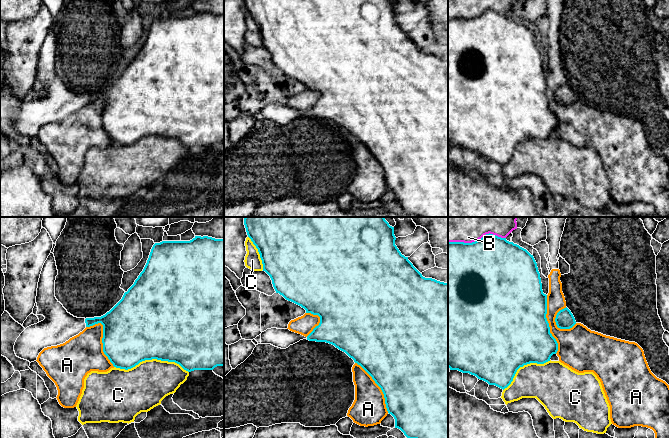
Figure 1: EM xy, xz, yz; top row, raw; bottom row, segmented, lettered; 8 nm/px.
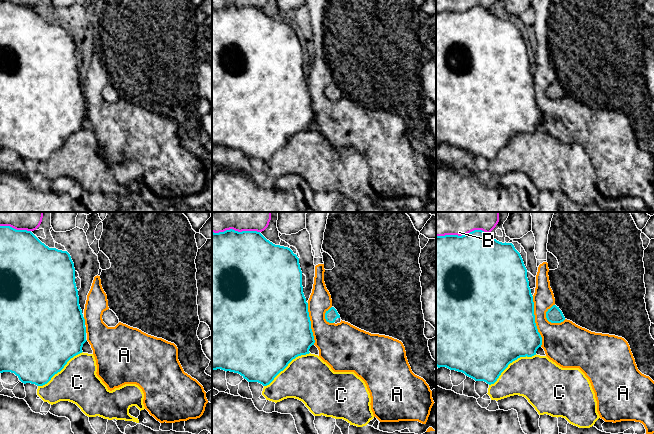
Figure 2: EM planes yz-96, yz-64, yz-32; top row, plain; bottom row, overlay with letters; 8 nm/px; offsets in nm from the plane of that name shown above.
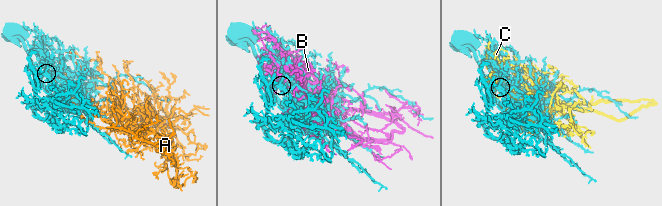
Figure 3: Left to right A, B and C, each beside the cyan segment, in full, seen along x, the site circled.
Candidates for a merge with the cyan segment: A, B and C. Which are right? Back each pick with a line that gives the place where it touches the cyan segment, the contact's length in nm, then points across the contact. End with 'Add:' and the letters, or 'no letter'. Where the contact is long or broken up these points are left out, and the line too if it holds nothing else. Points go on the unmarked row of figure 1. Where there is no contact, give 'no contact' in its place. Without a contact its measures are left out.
Add: no letter

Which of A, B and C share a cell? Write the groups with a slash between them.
A / B / C

